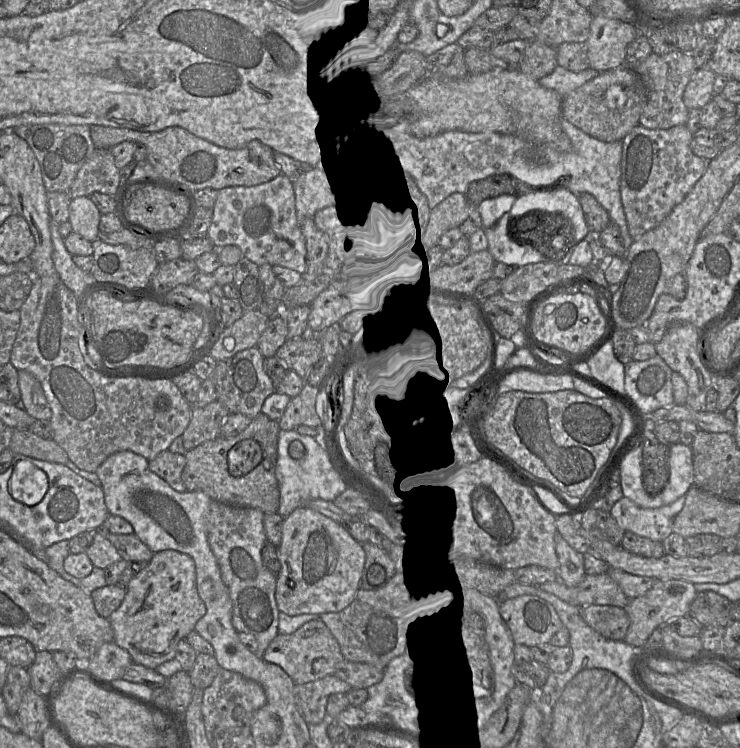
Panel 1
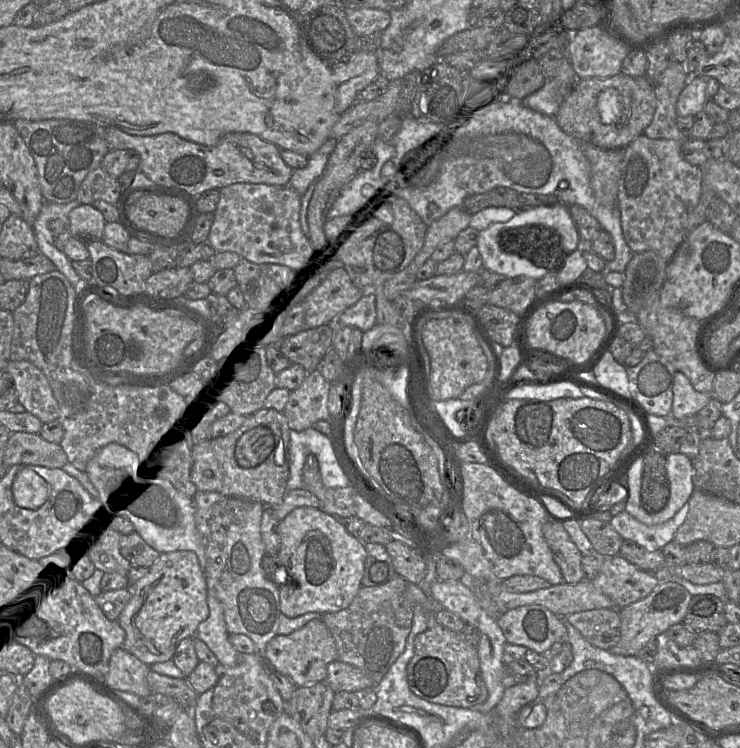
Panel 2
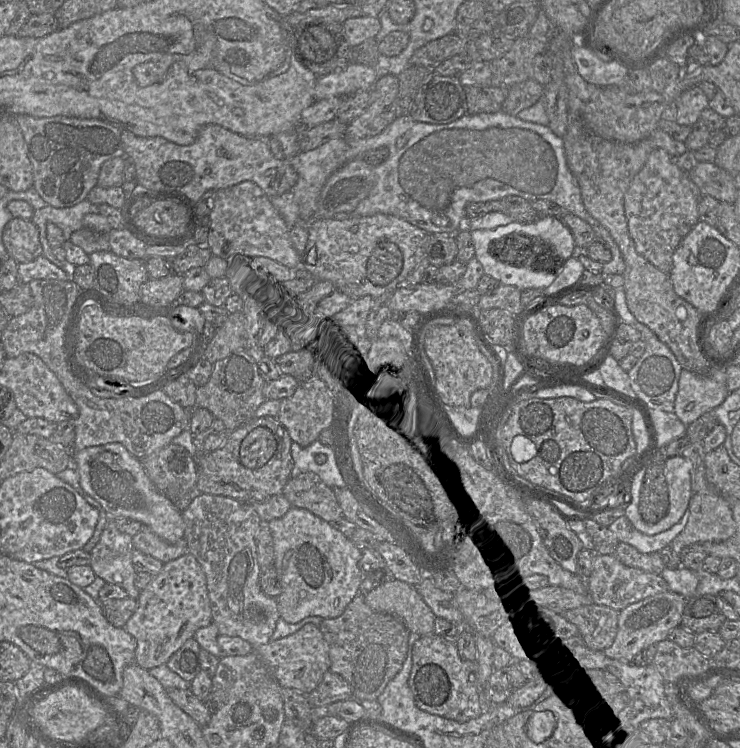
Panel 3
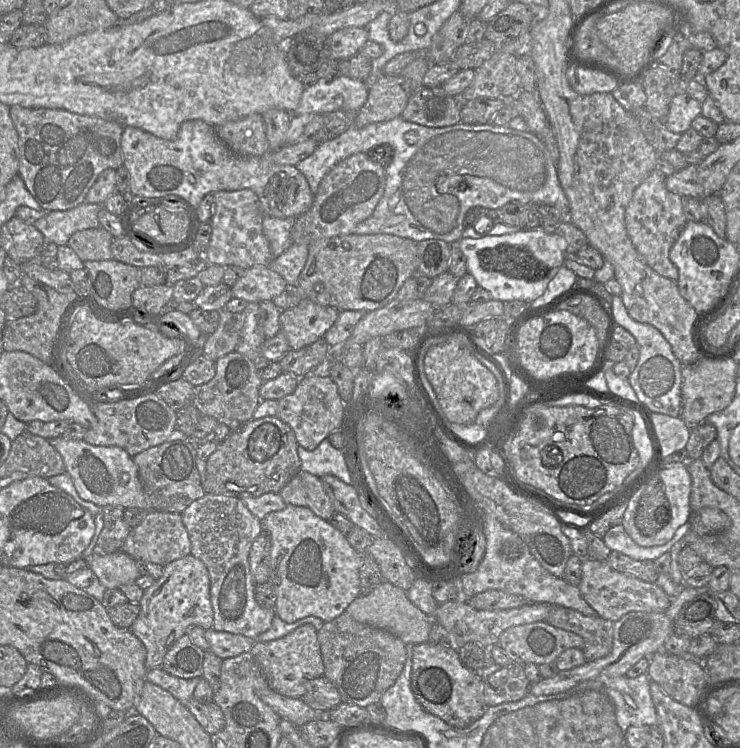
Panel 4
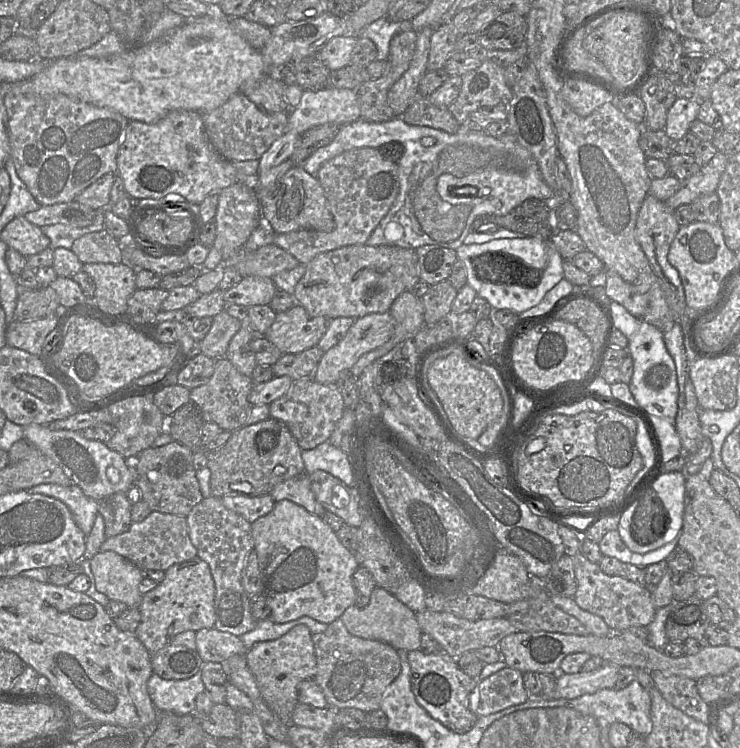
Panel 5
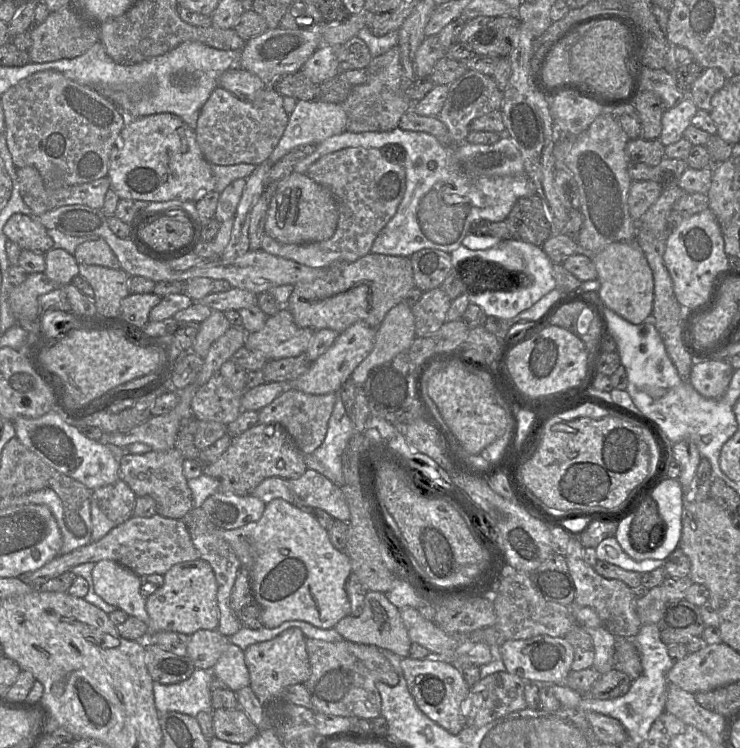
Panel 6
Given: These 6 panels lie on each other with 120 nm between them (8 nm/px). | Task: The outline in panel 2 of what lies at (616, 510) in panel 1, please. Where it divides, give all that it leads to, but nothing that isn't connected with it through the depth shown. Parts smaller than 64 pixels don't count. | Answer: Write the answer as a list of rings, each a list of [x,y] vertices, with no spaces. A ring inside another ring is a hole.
[[[688,502],[670,520],[646,525],[624,510],[614,516],[610,524],[623,540],[632,540],[649,551],[662,550],[667,543],[674,540],[675,533],[685,521],[687,513]]]

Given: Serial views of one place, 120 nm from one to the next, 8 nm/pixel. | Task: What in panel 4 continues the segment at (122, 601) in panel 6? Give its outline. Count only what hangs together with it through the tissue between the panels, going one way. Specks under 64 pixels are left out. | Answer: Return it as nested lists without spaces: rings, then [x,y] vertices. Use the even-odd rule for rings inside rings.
[[[123,551],[108,555],[92,554],[89,567],[106,589],[133,584],[140,576],[136,560]]]

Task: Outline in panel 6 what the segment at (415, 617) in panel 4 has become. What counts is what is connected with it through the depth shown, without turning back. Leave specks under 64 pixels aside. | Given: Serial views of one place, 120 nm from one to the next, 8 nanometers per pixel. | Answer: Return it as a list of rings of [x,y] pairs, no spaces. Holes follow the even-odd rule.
[[[368,591],[365,595],[362,614],[357,617],[351,614],[345,616],[334,628],[345,640],[384,648],[401,658],[409,657],[412,641],[402,621],[400,609],[390,602],[386,593]]]

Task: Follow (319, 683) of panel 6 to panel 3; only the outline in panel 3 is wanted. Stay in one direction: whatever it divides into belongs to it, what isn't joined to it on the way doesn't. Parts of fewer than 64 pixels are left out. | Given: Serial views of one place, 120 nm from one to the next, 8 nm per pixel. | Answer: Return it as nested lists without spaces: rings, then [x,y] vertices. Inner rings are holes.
[[[359,593],[346,607],[344,613],[332,619],[323,619],[319,628],[328,645],[330,671],[340,675],[350,686],[353,699],[377,700],[387,684],[399,673],[407,657],[410,631],[396,616],[372,610]]]

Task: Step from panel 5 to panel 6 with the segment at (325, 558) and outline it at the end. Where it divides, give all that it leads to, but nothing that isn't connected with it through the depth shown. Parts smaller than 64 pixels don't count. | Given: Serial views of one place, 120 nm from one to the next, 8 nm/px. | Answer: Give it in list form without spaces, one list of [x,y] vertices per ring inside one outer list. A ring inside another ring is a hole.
[[[282,498],[266,504],[261,518],[242,527],[209,531],[224,539],[238,557],[249,575],[252,601],[261,611],[262,624],[276,628],[285,621],[299,620],[330,629],[345,616],[351,614],[351,605],[345,585],[352,573],[350,558],[337,550],[330,541],[328,530],[322,527],[311,511],[289,503]]]

